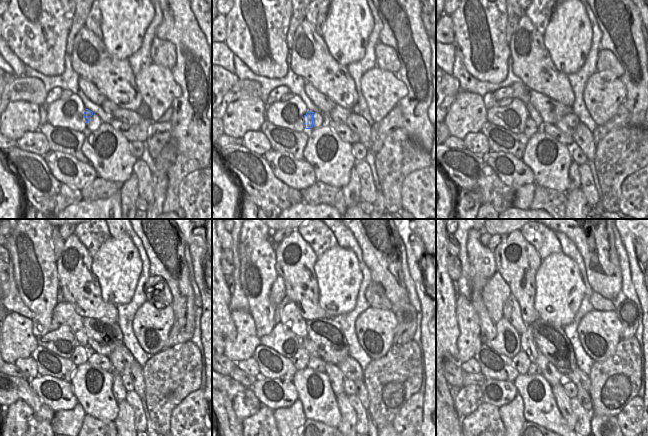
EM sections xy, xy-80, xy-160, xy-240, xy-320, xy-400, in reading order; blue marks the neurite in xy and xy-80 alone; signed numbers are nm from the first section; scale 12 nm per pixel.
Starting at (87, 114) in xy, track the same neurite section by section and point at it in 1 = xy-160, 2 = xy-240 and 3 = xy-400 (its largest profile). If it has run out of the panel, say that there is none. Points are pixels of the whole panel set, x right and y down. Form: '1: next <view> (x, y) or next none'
1: next xy-160 (531, 128)
2: next xy-240 (79, 357)
3: next xy-400 (521, 362)

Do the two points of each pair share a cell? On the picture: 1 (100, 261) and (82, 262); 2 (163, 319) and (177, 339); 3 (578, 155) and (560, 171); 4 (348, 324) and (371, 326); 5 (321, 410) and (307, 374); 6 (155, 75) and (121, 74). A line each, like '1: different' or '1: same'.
1: different
2: different
3: different
4: different
5: same
6: different

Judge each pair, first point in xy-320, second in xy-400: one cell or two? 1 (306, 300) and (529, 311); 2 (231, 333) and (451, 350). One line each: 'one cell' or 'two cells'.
1: one cell
2: one cell

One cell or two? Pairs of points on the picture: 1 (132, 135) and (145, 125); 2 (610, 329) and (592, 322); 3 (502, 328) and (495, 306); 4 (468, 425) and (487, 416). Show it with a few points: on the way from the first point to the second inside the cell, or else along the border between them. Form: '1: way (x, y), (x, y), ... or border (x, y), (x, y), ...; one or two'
1: way (135, 132), (142, 128); one
2: way (606, 329), (599, 329), (596, 326); one
3: border (502, 316), (496, 323); two
4: way (473, 425), (478, 425), (482, 421); one

